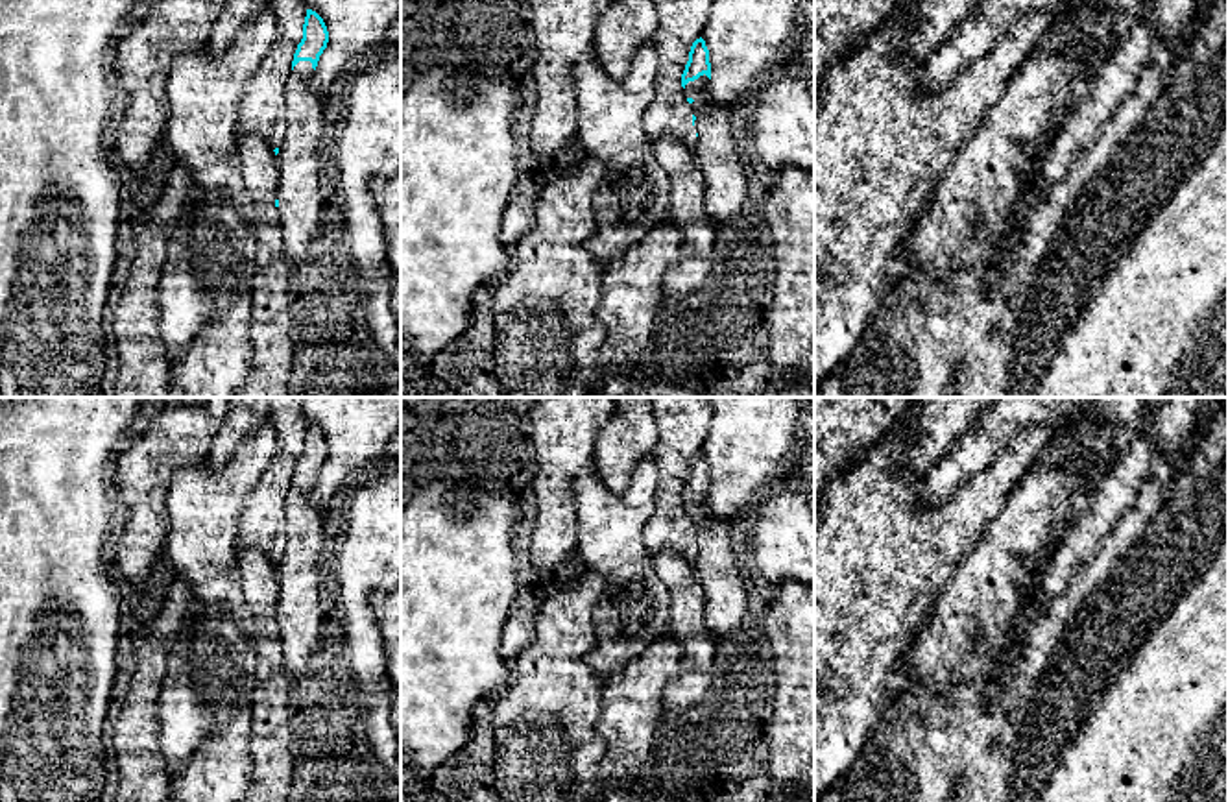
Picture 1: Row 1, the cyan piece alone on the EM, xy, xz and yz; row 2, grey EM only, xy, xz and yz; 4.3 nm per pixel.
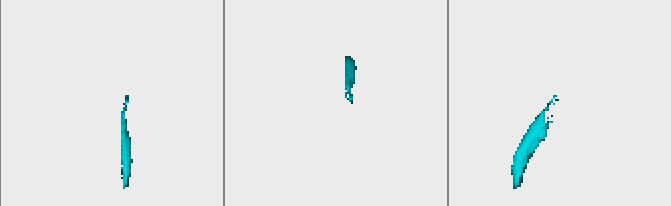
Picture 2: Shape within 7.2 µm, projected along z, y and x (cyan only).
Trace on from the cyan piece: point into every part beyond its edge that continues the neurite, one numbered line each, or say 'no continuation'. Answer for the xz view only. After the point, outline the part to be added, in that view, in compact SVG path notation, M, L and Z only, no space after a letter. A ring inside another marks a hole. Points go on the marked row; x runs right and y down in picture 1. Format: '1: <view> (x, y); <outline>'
1: xz (726, 145); M704 74L685 85L685 96L692 98L694 111L694 131L698 133L696 144L692 146L696 166L705 179L705 211L713 224L726 224L735 218L750 194L748 164L761 161L755 148L755 109L750 102L728 107L718 103L711 96L709 78Z

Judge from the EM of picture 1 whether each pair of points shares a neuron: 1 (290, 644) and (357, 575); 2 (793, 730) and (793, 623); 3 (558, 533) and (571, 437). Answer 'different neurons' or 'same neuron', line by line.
1: different neurons
2: same neuron
3: same neuron

